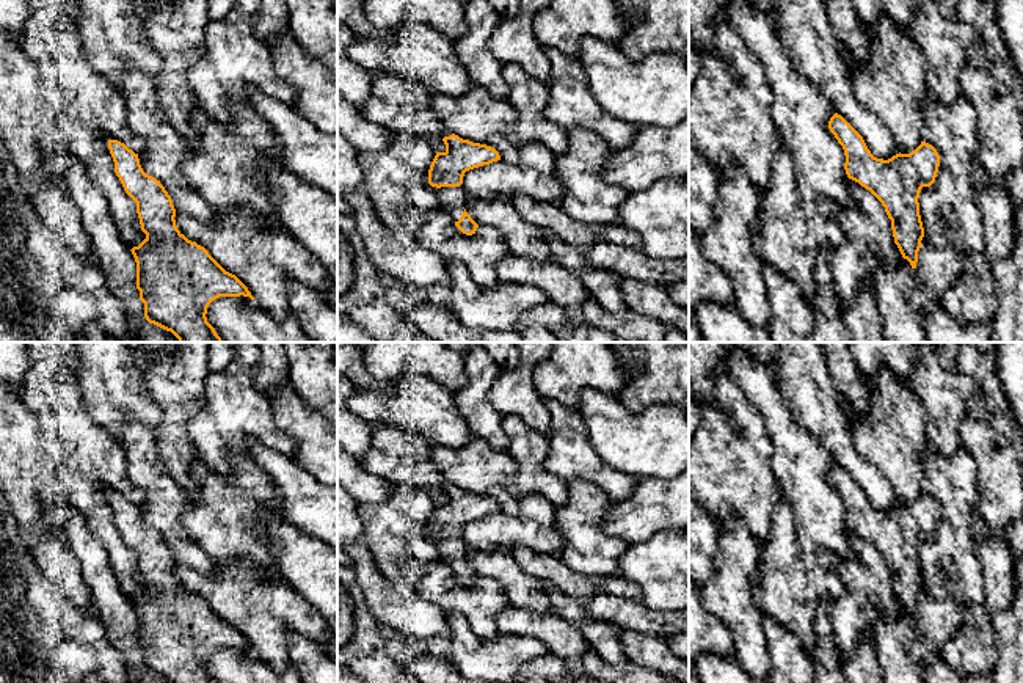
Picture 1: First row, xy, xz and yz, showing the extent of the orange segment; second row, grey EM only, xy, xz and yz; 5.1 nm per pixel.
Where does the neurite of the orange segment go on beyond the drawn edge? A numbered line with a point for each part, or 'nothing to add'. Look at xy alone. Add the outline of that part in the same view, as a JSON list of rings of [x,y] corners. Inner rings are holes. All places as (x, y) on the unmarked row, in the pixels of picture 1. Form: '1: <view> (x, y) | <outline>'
nothing to add

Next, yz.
nothing to add

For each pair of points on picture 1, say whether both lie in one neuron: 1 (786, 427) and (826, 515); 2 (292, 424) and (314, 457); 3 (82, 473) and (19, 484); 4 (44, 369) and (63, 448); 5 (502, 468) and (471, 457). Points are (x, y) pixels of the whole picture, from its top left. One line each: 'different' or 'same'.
1: same
2: same
3: different
4: same
5: same

